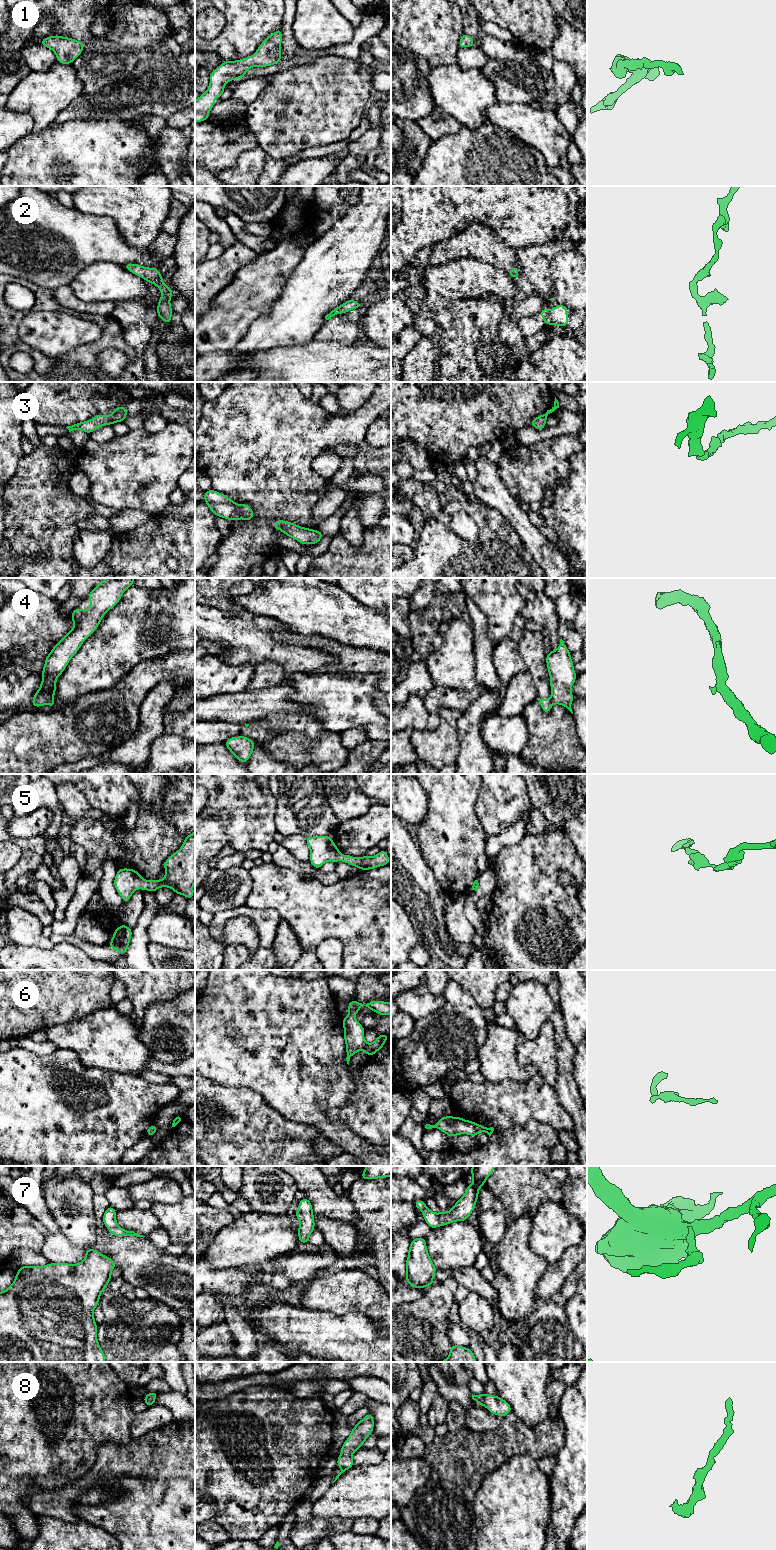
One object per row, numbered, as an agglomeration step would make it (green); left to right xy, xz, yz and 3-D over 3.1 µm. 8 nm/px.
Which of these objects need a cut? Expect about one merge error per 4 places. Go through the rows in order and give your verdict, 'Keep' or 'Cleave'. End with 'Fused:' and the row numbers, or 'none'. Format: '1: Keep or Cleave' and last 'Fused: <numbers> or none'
1: Keep
2: Keep
3: Keep
4: Cleave
5: Keep
6: Keep
7: Keep
8: Keep
Fused: 4

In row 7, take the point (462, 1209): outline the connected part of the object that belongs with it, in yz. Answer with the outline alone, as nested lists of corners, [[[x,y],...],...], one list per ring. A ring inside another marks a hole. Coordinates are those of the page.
[[[472,1166],[470,1173],[473,1182],[467,1186],[464,1195],[449,1212],[434,1213],[426,1206],[423,1200],[416,1200],[413,1203],[416,1208],[422,1211],[425,1222],[431,1229],[456,1221],[466,1221],[475,1208],[479,1189],[485,1185],[486,1179],[493,1173],[494,1169],[495,1166]]]

